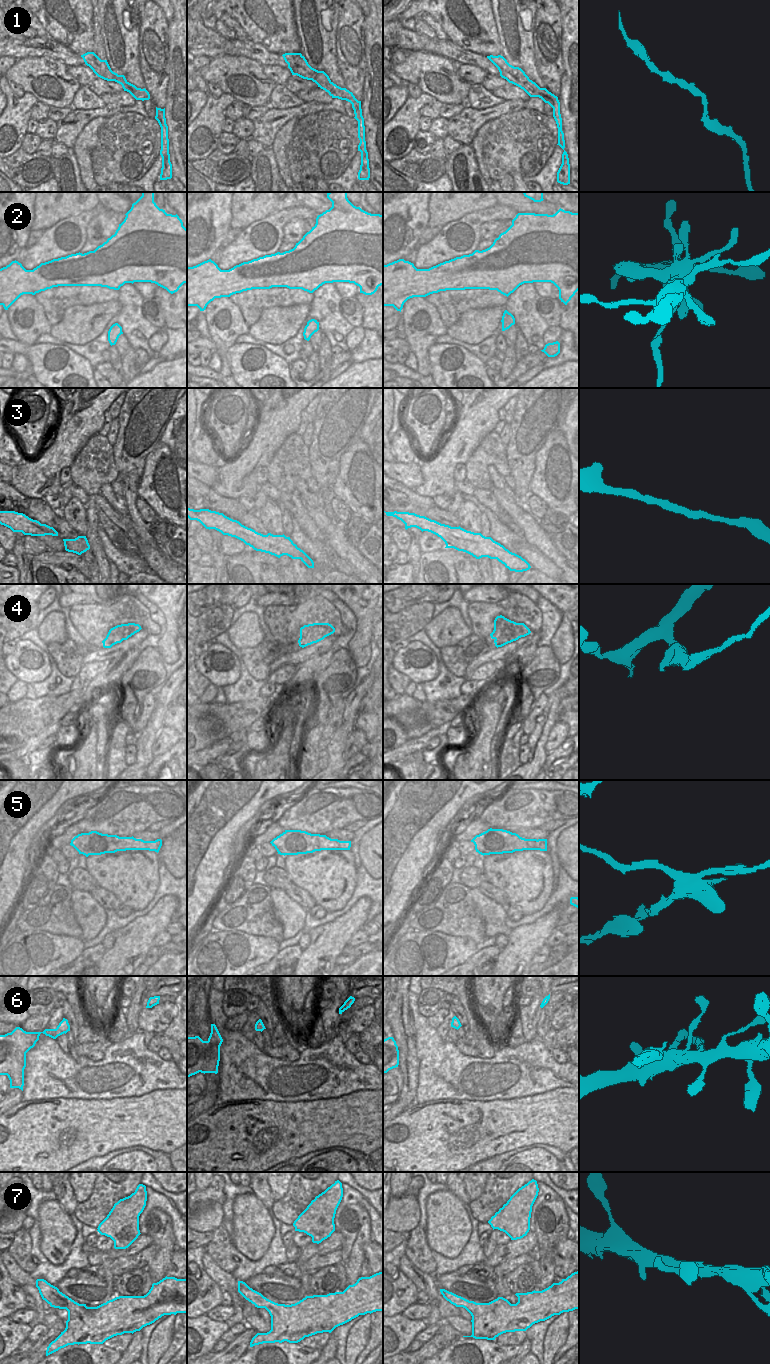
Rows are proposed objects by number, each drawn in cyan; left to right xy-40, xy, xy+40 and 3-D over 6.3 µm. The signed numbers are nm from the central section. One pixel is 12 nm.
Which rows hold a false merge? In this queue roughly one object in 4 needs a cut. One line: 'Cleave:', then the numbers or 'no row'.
Cleave: 2, 4, 5

